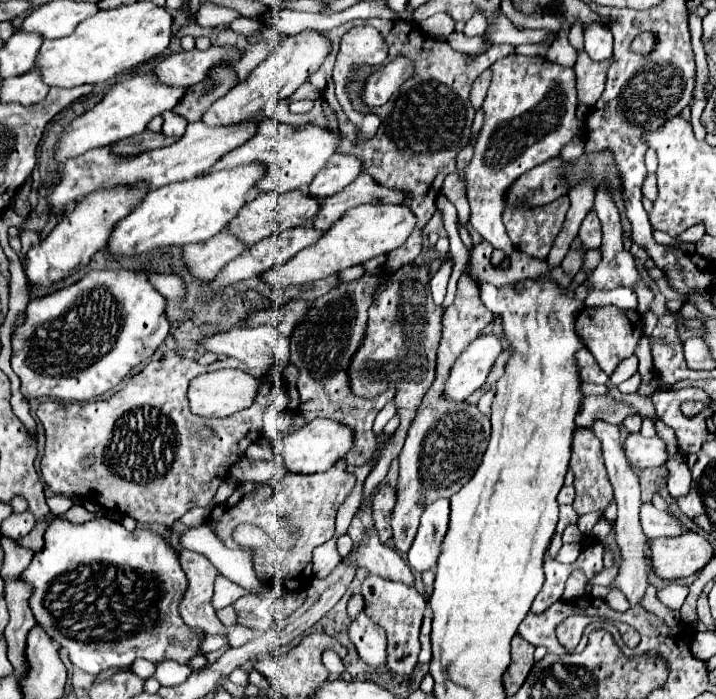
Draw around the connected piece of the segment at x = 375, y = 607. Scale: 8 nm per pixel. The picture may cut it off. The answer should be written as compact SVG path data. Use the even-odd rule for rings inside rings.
M368 575L362 581L362 597L364 597L364 611L366 615L380 625L386 631L388 637L388 673L398 675L398 677L412 677L412 671L418 663L418 651L420 651L420 623L426 611L426 599L416 591L412 585L404 585L398 581L388 581L378 575Z

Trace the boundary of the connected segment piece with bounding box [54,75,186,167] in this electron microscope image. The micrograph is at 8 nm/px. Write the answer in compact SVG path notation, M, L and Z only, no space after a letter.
M134 75L132 79L116 83L96 107L88 109L80 117L74 117L70 125L62 131L60 141L54 147L56 165L64 167L68 159L78 157L90 149L114 145L126 137L138 135L140 131L146 129L152 117L162 115L166 109L174 109L184 93L186 93L184 87L158 87L152 75Z

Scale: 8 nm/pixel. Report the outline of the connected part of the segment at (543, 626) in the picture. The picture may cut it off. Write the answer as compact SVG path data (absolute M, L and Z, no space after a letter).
M598 599L585 600L583 606L576 607L576 604L558 600L542 615L528 613L526 619L518 627L518 635L524 641L528 641L530 645L534 645L534 647L544 645L548 653L556 655L566 654L567 651L560 645L554 629L568 616L582 614L589 606L597 607L599 602L600 600Z

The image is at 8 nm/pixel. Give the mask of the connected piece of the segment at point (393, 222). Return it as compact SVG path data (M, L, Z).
M384 203L384 205L352 207L322 235L322 239L298 251L284 265L270 267L268 271L262 273L260 279L264 279L264 283L274 289L284 289L290 285L302 285L302 283L310 283L310 281L336 275L348 267L360 265L366 259L398 249L408 239L414 225L416 225L416 217L410 213L408 207L402 207L402 205Z

